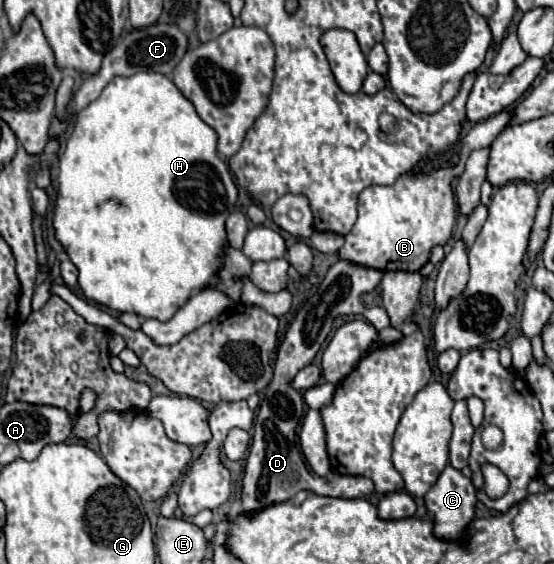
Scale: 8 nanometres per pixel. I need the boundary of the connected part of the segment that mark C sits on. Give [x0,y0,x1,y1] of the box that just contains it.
[426,463,476,539]

